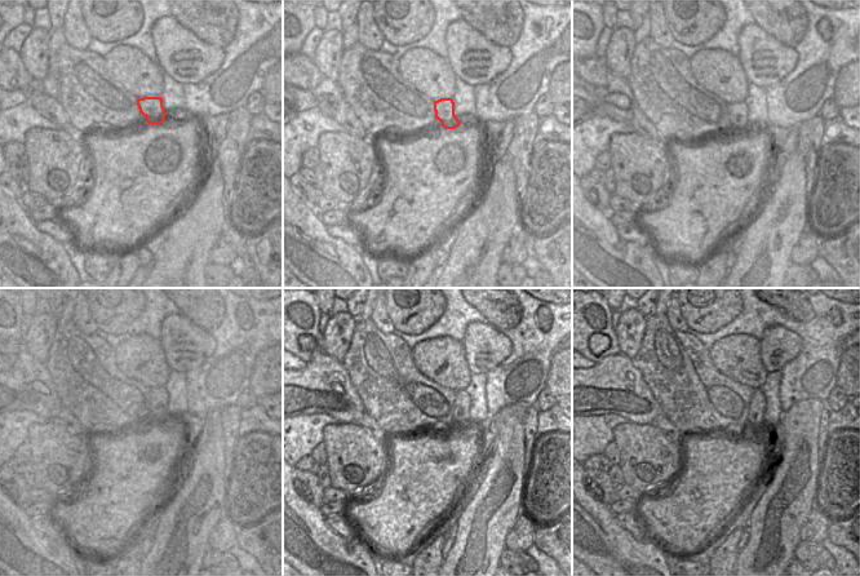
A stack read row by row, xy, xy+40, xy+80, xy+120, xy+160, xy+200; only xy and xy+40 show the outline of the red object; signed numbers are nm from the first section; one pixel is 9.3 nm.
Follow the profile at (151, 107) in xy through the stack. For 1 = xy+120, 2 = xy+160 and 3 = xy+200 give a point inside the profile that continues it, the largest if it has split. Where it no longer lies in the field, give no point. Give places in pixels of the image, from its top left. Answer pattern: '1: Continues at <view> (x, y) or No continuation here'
1: Continues at xy+120 (158, 398)
2: Continues at xy+160 (462, 402)
3: Continues at xy+200 (756, 417)

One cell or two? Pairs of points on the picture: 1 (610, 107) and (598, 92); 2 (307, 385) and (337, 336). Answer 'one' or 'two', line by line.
1: two
2: two

